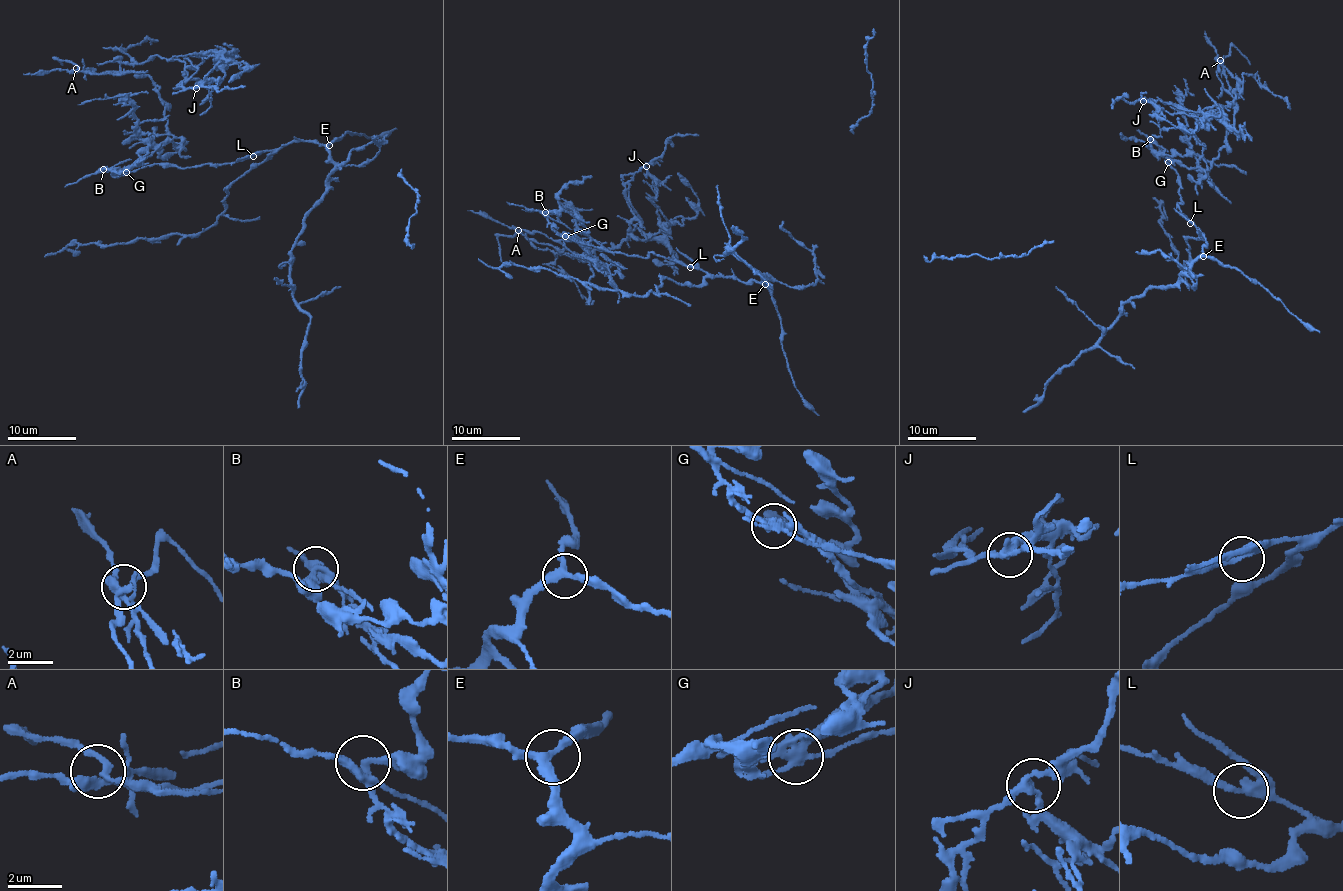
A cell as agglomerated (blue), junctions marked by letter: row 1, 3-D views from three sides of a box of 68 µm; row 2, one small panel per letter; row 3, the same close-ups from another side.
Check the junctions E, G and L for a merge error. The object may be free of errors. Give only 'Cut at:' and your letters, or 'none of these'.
Cut at: G

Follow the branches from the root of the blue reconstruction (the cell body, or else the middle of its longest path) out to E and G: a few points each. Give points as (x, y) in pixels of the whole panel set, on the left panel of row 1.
E: (253, 155), (278, 149), (294, 140), (329, 145)
G: (253, 155), (230, 162), (205, 163), (197, 167), (145, 165), (125, 172)

